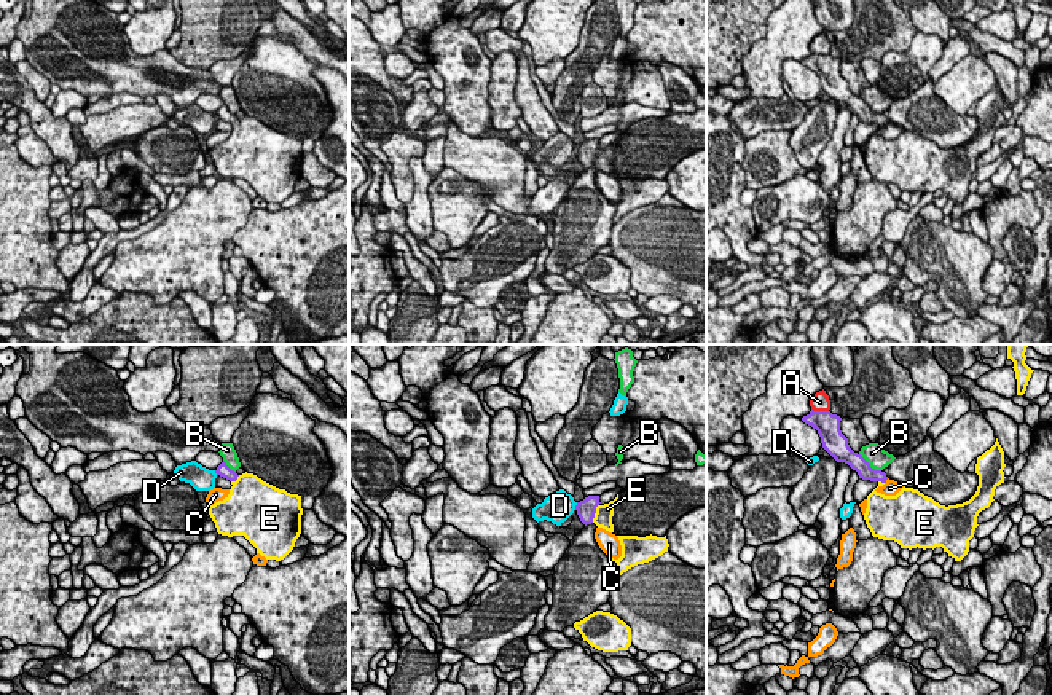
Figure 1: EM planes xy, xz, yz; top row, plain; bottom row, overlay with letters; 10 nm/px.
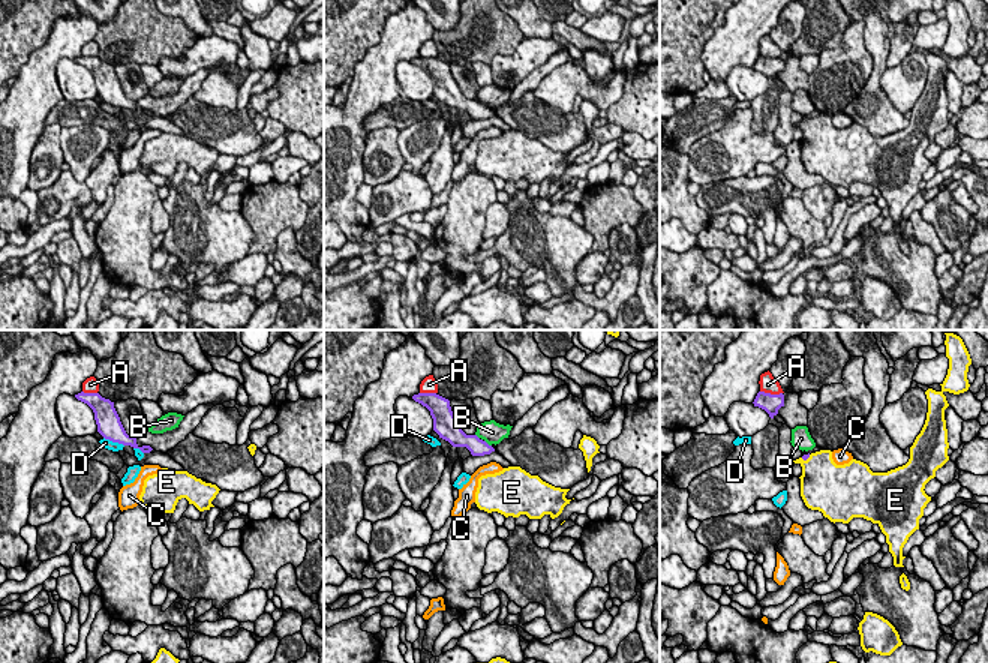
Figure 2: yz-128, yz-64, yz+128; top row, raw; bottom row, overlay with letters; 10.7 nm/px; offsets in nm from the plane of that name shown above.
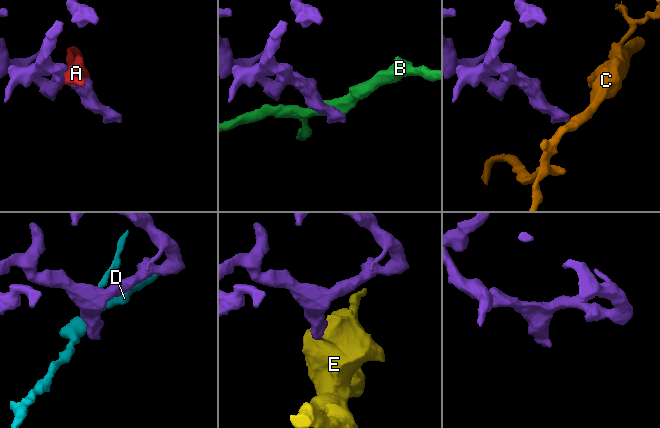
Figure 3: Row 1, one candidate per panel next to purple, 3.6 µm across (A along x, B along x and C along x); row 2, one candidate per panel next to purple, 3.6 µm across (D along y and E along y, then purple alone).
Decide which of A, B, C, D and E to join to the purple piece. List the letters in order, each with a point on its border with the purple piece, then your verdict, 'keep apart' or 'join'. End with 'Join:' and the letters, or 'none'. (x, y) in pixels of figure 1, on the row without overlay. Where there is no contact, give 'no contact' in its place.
A: contact yz (820, 54); keep apart
B: contact yz (869, 107); keep apart
C: contact yz (885, 125); keep apart
D: contact xz (576, 149); keep apart
E: contact xz (593, 157); join
Join: E

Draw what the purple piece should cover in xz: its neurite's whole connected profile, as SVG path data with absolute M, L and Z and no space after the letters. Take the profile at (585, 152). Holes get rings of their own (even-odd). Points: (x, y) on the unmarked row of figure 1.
M618 137L614 143L603 148L599 139L588 139L577 145L575 153L585 169L595 166L598 171L614 175L612 159L617 142Z

